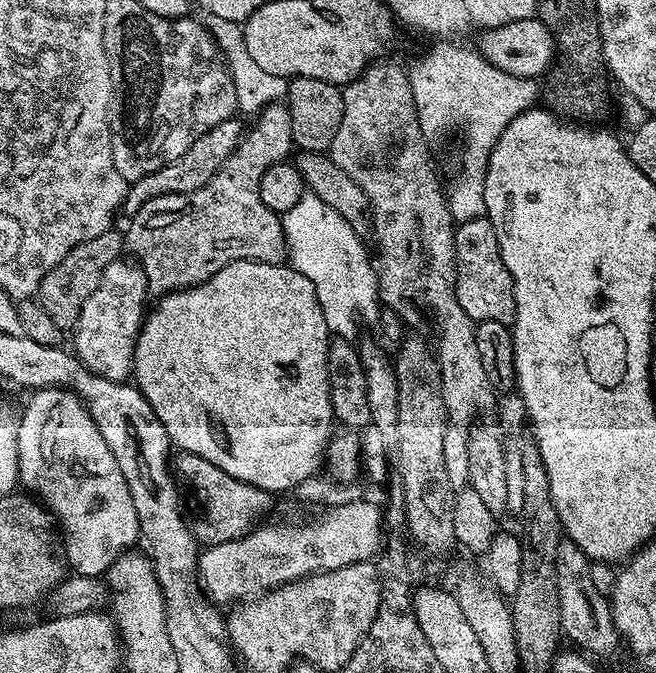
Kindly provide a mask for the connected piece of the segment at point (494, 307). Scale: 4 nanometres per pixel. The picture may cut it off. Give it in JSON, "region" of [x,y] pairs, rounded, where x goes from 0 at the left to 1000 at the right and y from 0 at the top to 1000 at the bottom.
{"region":[[[738,321],[706,328],[695,339],[695,435],[704,461],[723,478],[765,478],[779,484],[787,475],[787,444],[780,429],[780,409],[765,389],[759,348]]]}

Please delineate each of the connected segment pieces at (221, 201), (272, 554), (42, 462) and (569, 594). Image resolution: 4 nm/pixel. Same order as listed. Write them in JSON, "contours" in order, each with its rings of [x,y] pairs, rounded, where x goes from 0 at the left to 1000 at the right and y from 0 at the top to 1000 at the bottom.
{"contours":[[[[433,152],[409,155],[386,178],[384,190],[381,184],[366,204],[366,215],[314,276],[291,288],[229,294],[197,325],[195,345],[188,346],[189,367],[223,407],[233,441],[293,428],[358,386],[424,392],[434,385],[433,328],[428,316],[399,300],[396,272],[412,247],[434,242],[447,230],[442,163]]],[[[550,740],[502,753],[494,759],[500,761],[466,774],[465,779],[412,779],[405,785],[390,782],[383,790],[377,790],[361,802],[316,810],[306,819],[302,834],[302,860],[316,890],[331,900],[354,897],[358,892],[378,895],[427,872],[428,868],[459,862],[479,850],[502,850],[535,838],[558,838],[572,834],[579,826],[582,820],[582,755],[578,747],[576,750],[566,749],[559,740]]],[[[64,577],[44,588],[49,590],[37,612],[34,606],[29,614],[24,633],[29,718],[43,725],[55,725],[53,736],[88,774],[108,848],[119,856],[157,857],[166,841],[186,822],[197,819],[206,810],[201,808],[206,802],[215,801],[210,764],[204,764],[204,740],[198,740],[192,710],[186,710],[186,698],[180,698],[180,686],[174,686],[168,663],[162,660],[162,651],[155,651],[155,639],[149,636],[143,621],[137,621],[134,606],[114,582],[104,577]]],[[[860,799],[851,811],[848,840],[851,841],[851,900],[858,944],[867,945],[880,957],[873,957],[880,964],[904,976],[930,973],[939,963],[939,951],[942,957],[942,941],[939,927],[933,921],[928,887],[912,883],[905,871],[899,853],[904,834],[898,832],[895,823],[875,804]]]]}

